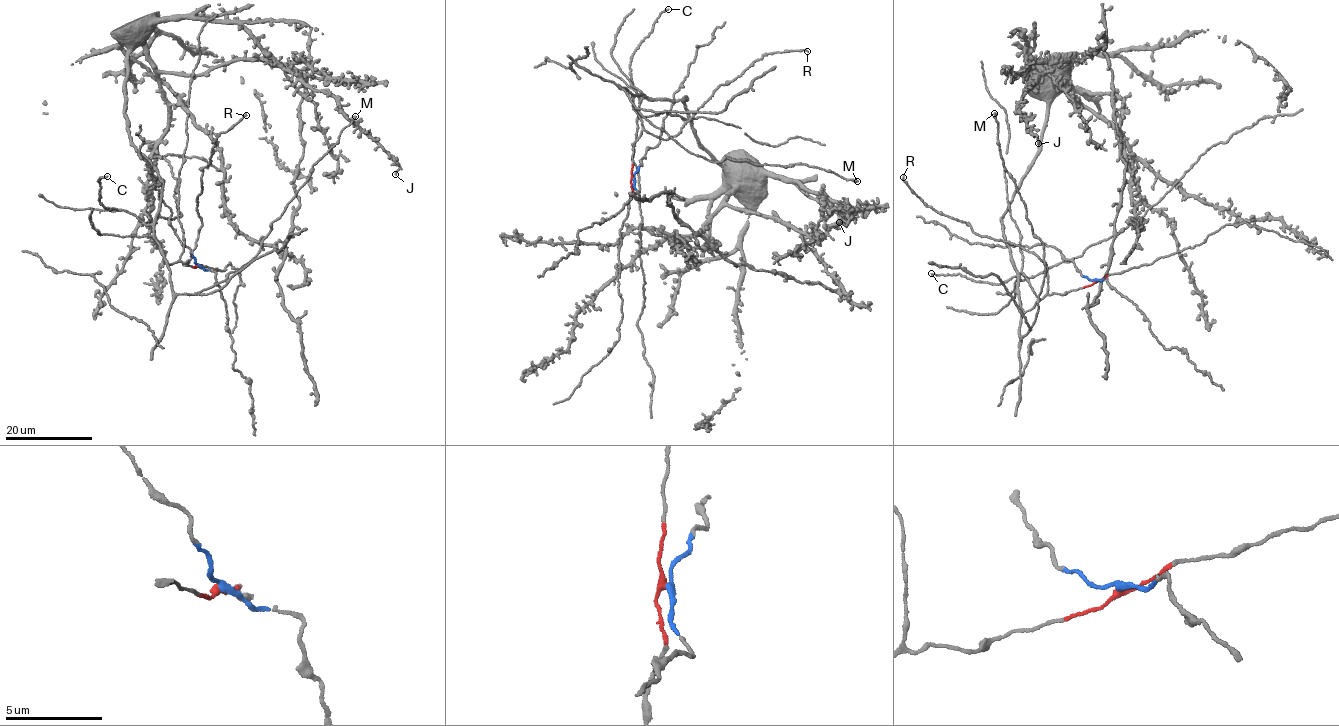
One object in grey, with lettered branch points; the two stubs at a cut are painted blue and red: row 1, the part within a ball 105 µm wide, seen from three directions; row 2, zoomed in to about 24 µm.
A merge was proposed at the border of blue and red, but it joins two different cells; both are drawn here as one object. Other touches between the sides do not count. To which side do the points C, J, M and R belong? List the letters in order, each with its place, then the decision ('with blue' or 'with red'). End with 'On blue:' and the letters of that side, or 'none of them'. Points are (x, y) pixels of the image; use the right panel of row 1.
C: place (931, 273); with red
J: place (1038, 143); with red
M: place (994, 113); with red
R: place (903, 177); with red
On blue: none of them

